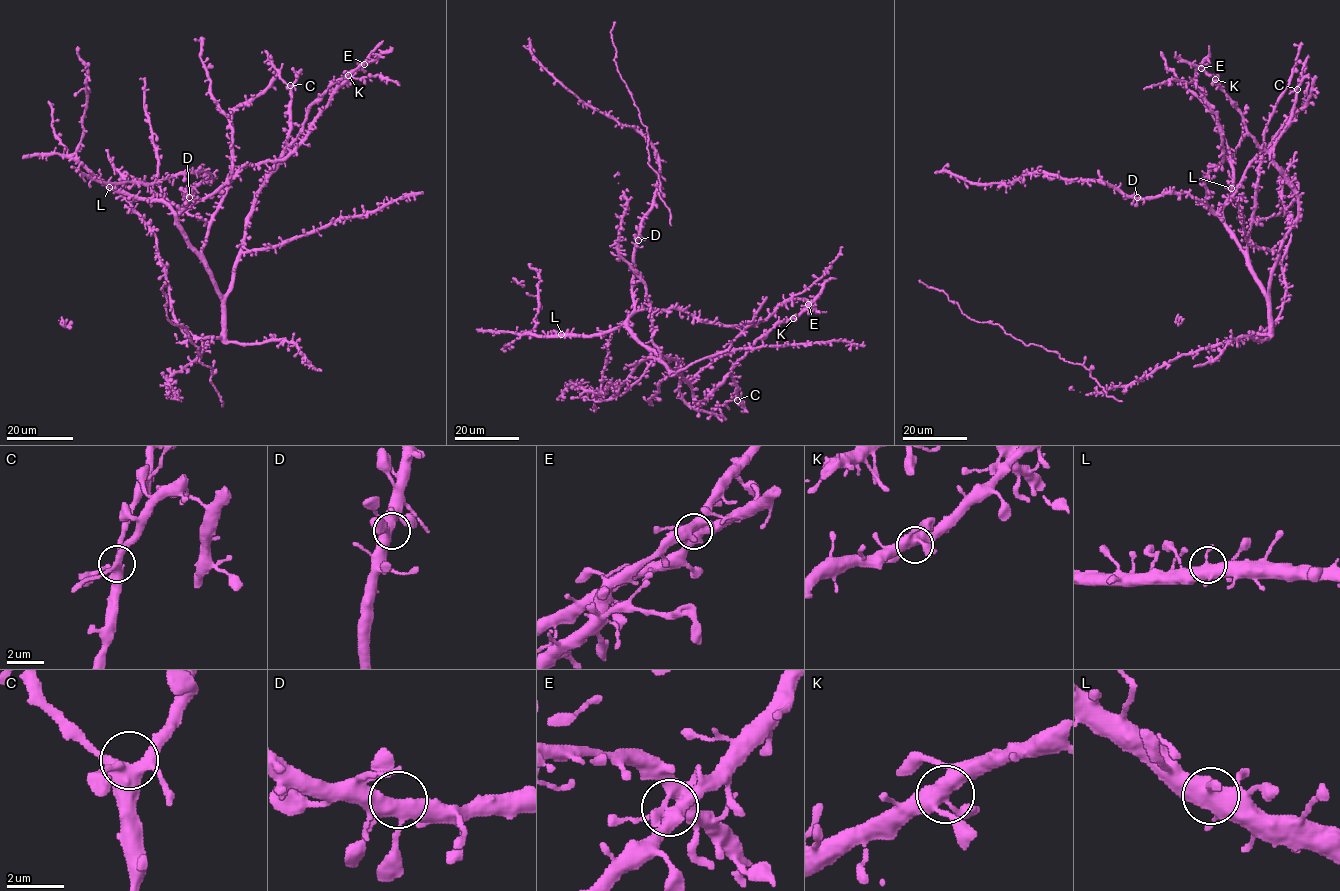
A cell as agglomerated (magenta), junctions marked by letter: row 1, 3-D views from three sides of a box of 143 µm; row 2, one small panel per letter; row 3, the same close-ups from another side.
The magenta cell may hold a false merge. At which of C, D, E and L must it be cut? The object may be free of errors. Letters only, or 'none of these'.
none of these

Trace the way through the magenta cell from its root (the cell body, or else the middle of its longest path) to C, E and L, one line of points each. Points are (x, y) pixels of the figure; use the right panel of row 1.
C: (1269, 306), (1273, 266), (1282, 239), (1297, 216), (1297, 195), (1277, 167), (1272, 152), (1290, 117), (1297, 89)
E: (1269, 306), (1244, 250), (1207, 204), (1206, 174), (1222, 161), (1222, 128), (1196, 85), (1195, 71), (1201, 68)
L: (1269, 306), (1268, 294), (1224, 222), (1223, 208), (1232, 197), (1231, 188)

